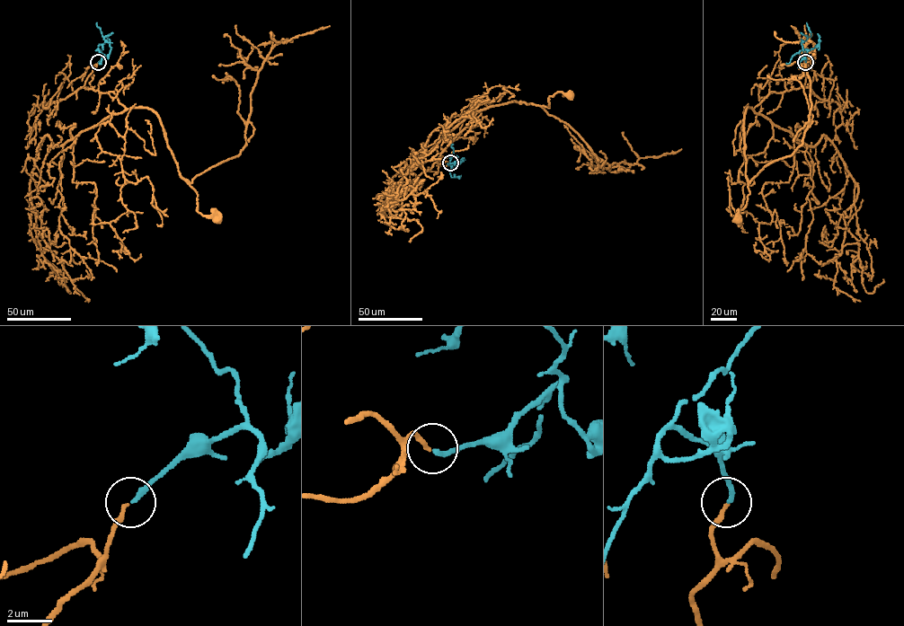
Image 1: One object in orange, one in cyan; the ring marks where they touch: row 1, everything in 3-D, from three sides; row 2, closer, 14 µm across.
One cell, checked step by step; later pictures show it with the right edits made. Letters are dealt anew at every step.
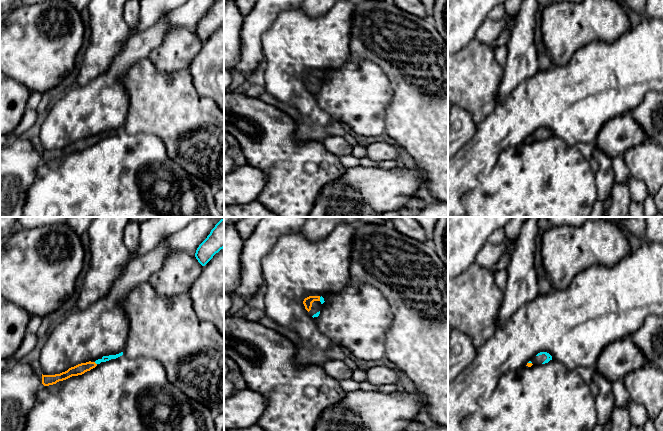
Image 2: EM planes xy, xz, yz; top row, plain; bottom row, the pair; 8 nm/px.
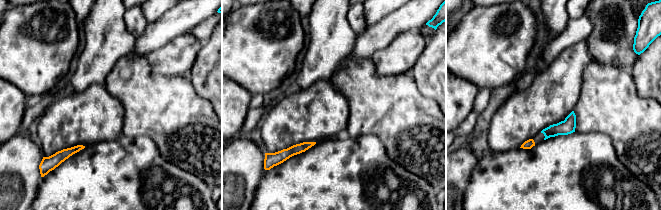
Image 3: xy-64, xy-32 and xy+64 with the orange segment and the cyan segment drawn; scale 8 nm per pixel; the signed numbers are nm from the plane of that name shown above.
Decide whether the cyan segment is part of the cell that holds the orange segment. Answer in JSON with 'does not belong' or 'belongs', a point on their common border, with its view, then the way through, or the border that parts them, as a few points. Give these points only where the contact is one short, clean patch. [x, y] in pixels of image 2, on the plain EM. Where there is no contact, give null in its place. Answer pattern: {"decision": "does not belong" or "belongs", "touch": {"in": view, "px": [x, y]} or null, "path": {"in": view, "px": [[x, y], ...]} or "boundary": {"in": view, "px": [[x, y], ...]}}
{"decision": "belongs", "touch": {"in": "xy", "px": [95, 139]}, "path": {"in": "xy", "px": [[79, 145], [95, 139], [105, 134]]}}

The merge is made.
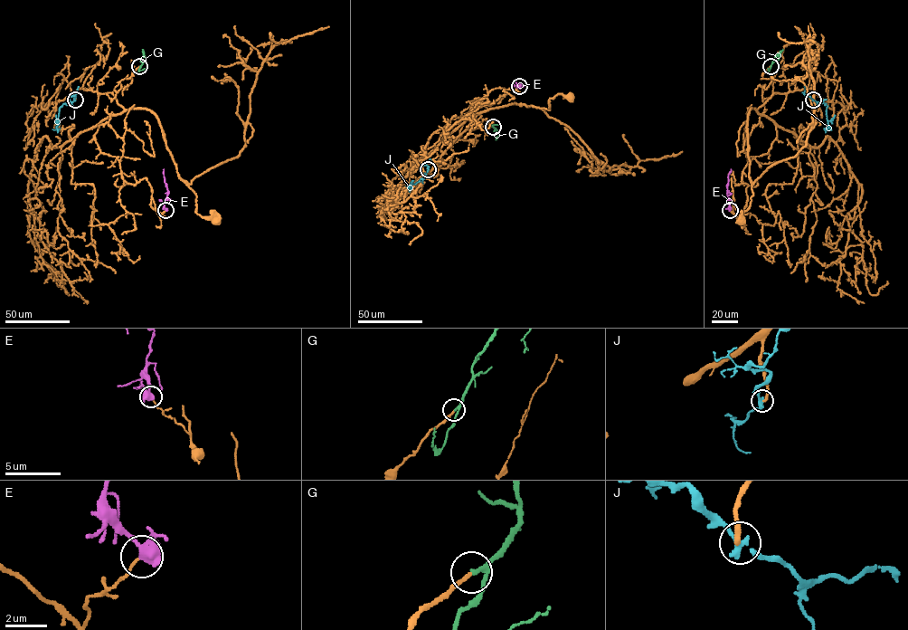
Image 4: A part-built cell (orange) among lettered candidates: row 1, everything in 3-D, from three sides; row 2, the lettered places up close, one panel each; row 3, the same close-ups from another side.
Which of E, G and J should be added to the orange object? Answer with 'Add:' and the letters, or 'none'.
Add: G

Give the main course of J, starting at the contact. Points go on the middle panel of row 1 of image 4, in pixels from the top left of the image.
J: (428, 169), (423, 177), (410, 185), (413, 180)

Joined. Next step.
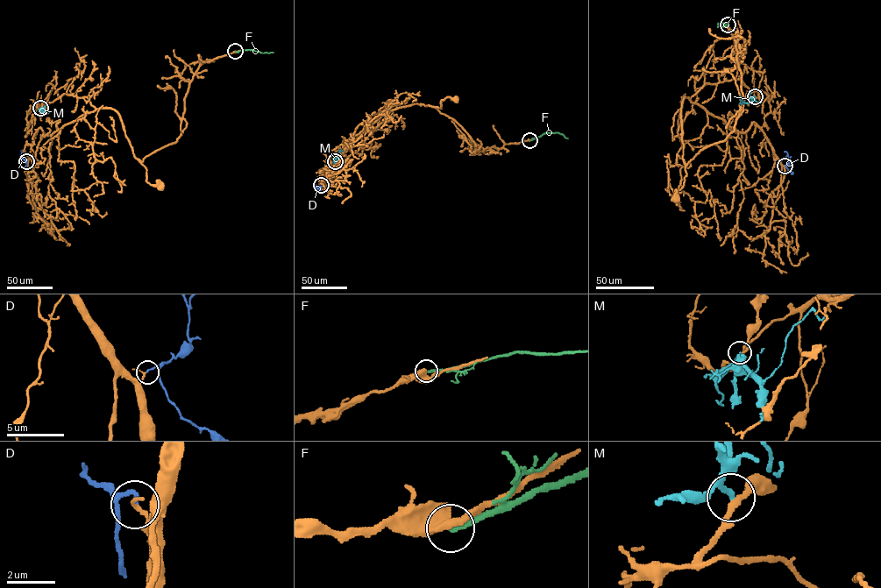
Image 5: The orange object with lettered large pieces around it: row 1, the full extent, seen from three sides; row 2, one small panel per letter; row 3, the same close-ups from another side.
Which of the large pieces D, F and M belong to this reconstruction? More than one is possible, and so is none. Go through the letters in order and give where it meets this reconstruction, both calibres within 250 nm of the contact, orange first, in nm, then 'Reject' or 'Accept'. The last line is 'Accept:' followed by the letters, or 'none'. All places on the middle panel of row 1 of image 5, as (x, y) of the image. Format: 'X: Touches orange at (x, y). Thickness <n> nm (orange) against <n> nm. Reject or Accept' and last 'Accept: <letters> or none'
D: Touches orange at (321, 185). Thickness 130 nm (orange) against 130 nm. Accept
F: Touches orange at (529, 140). Thickness 460 nm (orange) against 240 nm. Reject
M: Touches orange at (335, 161). Thickness 220 nm (orange) against 220 nm. Reject
Accept: D

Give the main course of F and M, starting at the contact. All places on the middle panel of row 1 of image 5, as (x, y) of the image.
F: (530, 140), (549, 132), (558, 132), (568, 138)
M: (335, 161), (337, 153), (343, 151)

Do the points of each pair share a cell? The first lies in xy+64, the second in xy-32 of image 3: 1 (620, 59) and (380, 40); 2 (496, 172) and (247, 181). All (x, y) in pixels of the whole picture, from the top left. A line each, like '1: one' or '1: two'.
1: two
2: two

